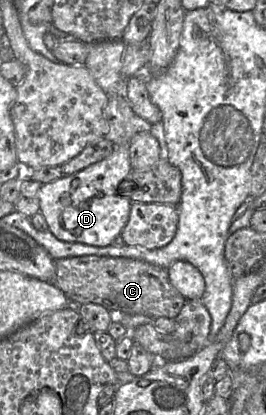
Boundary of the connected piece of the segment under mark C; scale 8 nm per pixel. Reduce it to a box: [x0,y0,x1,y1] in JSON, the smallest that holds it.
[52,255,186,319]

